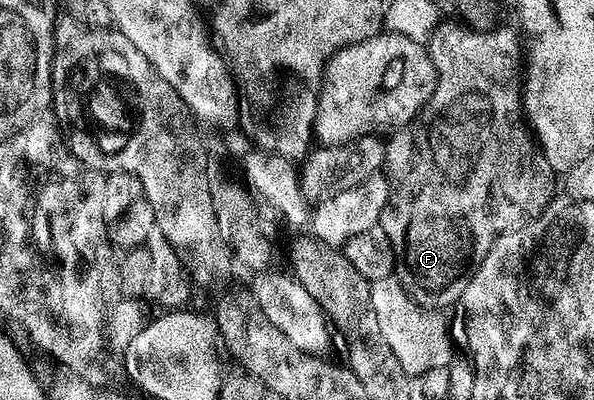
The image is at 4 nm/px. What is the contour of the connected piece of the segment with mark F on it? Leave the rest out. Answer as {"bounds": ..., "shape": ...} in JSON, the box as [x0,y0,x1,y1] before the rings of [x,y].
{"bounds":[381,22,553,292],"shape":[[[439,22],[437,24],[429,41],[431,62],[435,67],[433,94],[427,99],[427,105],[408,124],[404,124],[403,127],[394,129],[390,133],[390,136],[392,135],[391,141],[388,139],[385,144],[387,153],[383,163],[387,181],[391,184],[391,197],[387,203],[387,208],[383,211],[381,227],[385,230],[385,234],[395,251],[398,279],[411,290],[424,288],[427,292],[439,292],[442,288],[449,287],[450,284],[457,283],[456,285],[458,285],[464,277],[479,267],[479,263],[487,257],[493,242],[502,232],[508,232],[510,228],[516,227],[528,213],[538,214],[542,212],[553,199],[553,193],[551,193],[553,169],[549,166],[547,159],[543,157],[543,149],[539,147],[523,115],[520,33],[516,29],[515,33],[511,28],[499,28],[500,26],[492,26],[486,30],[476,30],[466,23],[458,23],[445,24],[445,22]]]}

